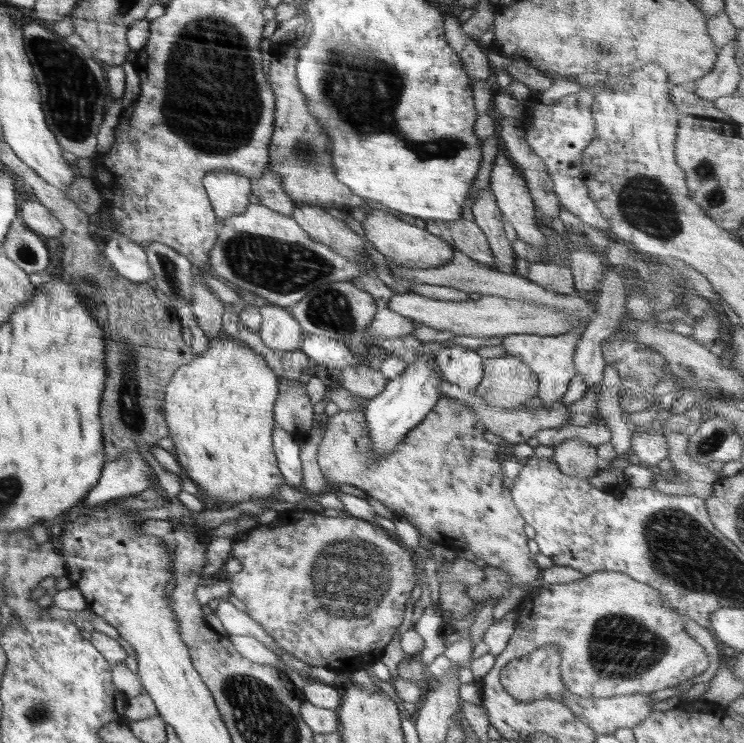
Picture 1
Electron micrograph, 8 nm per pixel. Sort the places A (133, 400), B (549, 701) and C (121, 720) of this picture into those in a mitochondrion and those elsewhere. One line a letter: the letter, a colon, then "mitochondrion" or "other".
A: mitochondrion
B: other
C: other

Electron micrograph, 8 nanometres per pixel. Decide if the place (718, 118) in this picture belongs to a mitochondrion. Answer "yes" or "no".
no

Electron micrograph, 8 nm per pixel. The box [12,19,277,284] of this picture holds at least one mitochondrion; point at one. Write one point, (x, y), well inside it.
(71, 91)

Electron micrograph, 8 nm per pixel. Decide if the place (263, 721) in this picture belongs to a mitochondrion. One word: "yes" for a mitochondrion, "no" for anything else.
yes

